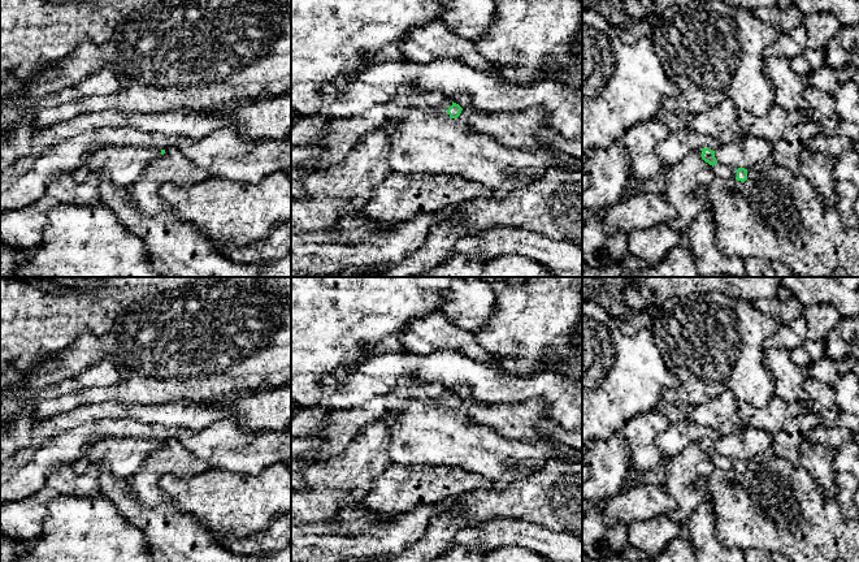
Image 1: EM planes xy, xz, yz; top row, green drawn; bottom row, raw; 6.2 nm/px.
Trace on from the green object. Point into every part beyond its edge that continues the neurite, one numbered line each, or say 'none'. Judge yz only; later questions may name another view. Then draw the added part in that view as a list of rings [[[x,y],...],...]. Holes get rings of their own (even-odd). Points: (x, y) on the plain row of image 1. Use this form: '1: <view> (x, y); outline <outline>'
1: yz (721, 462); outline [[[715,455],[712,458],[715,468],[721,468],[721,470],[736,470],[737,468],[737,461],[736,458],[728,458],[724,455]]]

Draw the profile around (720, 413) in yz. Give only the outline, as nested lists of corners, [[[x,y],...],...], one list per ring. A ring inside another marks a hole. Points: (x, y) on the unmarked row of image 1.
[[[729,389],[706,403],[687,408],[687,419],[695,424],[713,428],[720,436],[729,436],[743,427],[738,415],[738,401]]]

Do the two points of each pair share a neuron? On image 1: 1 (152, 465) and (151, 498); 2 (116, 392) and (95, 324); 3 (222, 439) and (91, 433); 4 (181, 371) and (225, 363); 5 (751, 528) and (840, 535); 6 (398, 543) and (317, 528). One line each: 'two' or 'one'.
1: one
2: two
3: one
4: one
5: one
6: one

